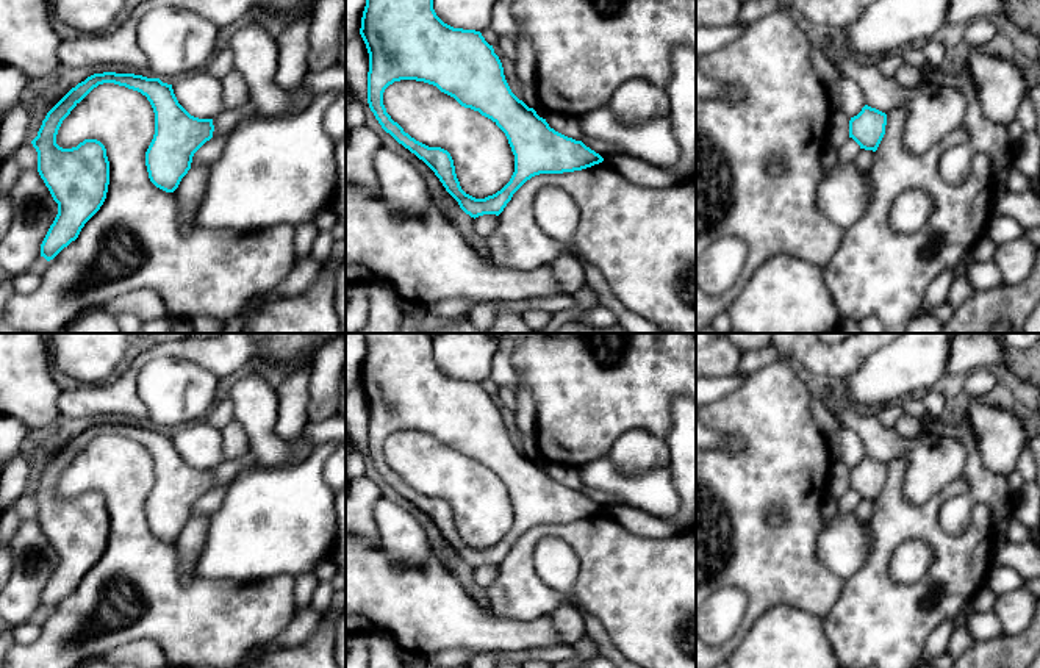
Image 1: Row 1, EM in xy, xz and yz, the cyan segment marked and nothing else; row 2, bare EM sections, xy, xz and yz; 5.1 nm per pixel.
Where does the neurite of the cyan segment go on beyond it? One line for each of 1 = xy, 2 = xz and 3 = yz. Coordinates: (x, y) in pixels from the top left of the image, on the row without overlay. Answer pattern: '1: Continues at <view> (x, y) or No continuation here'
1: No continuation here
2: No continuation here
3: No continuation here

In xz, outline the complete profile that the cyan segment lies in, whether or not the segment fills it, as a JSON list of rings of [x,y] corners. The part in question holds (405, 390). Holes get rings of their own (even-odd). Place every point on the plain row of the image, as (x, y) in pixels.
[[[366,333],[366,357],[360,385],[369,404],[368,454],[375,469],[386,483],[435,523],[446,541],[471,568],[499,566],[513,544],[535,526],[582,521],[604,512],[582,491],[550,479],[546,469],[511,443],[499,407],[480,382],[454,379],[436,366],[430,333]],[[400,430],[416,430],[436,436],[461,457],[491,469],[505,483],[515,505],[515,523],[500,541],[485,549],[466,544],[457,529],[450,504],[441,497],[429,497],[416,491],[391,469],[383,455],[383,443],[389,435]]]

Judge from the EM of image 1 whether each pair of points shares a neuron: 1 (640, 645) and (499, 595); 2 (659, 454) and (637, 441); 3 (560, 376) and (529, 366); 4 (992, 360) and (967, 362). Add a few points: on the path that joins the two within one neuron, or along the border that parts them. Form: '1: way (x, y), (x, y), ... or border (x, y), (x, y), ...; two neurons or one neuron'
1: way (606, 609), (590, 593), (535, 598); one neuron
2: way (654, 452), (641, 446); one neuron
3: way (552, 368), (537, 366); one neuron
4: way (986, 360), (973, 360); one neuron

